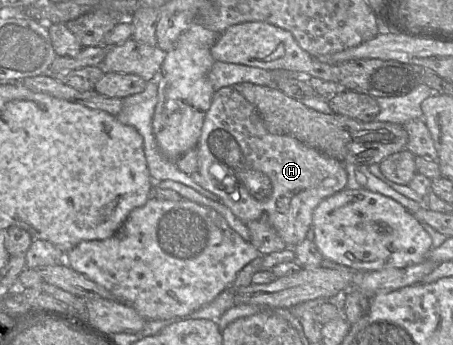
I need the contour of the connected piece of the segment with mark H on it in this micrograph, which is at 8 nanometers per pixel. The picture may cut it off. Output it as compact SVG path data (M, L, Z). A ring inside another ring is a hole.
M232 86L214 92L197 146L199 165L197 171L190 175L193 180L216 195L218 200L243 222L267 221L290 248L308 237L313 211L317 205L323 199L346 188L347 172L342 162L293 136L268 132L256 107Z

